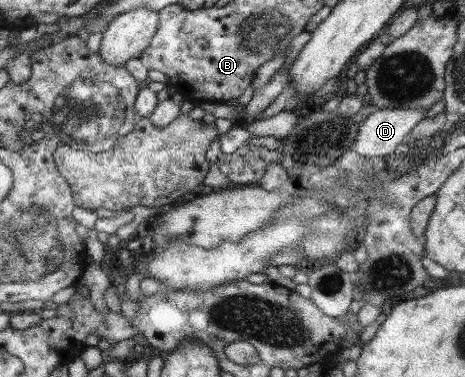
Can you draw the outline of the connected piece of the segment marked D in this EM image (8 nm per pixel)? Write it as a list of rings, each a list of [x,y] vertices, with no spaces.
[[[378,108],[361,123],[351,153],[372,159],[396,153],[427,112],[427,108]]]

